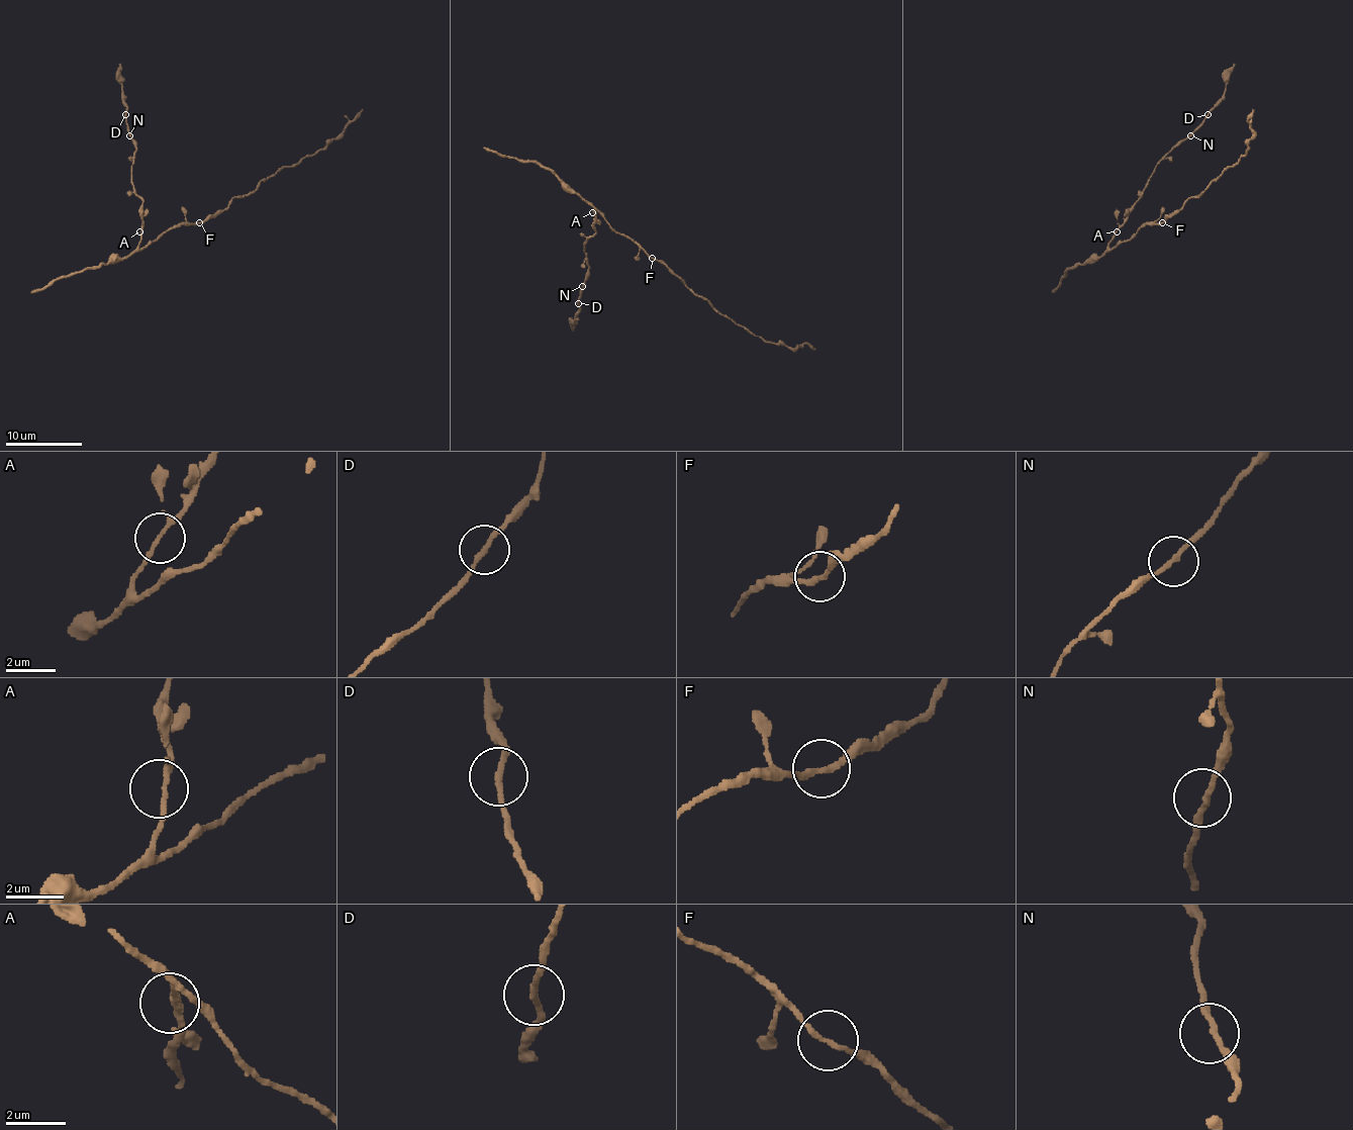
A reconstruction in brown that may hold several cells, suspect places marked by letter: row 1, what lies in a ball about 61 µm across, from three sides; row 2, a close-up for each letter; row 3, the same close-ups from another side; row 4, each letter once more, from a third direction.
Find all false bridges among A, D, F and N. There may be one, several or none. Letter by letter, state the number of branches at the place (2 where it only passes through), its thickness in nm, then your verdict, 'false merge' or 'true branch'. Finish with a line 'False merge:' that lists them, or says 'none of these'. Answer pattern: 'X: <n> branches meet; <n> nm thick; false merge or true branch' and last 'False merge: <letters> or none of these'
A: 2 branches meet; 180 nm thick; true branch
D: 2 branches meet; 190 nm thick; false merge
F: 2 branches meet; 180 nm thick; false merge
N: 2 branches meet; 170 nm thick; true branch
False merge: D, F

